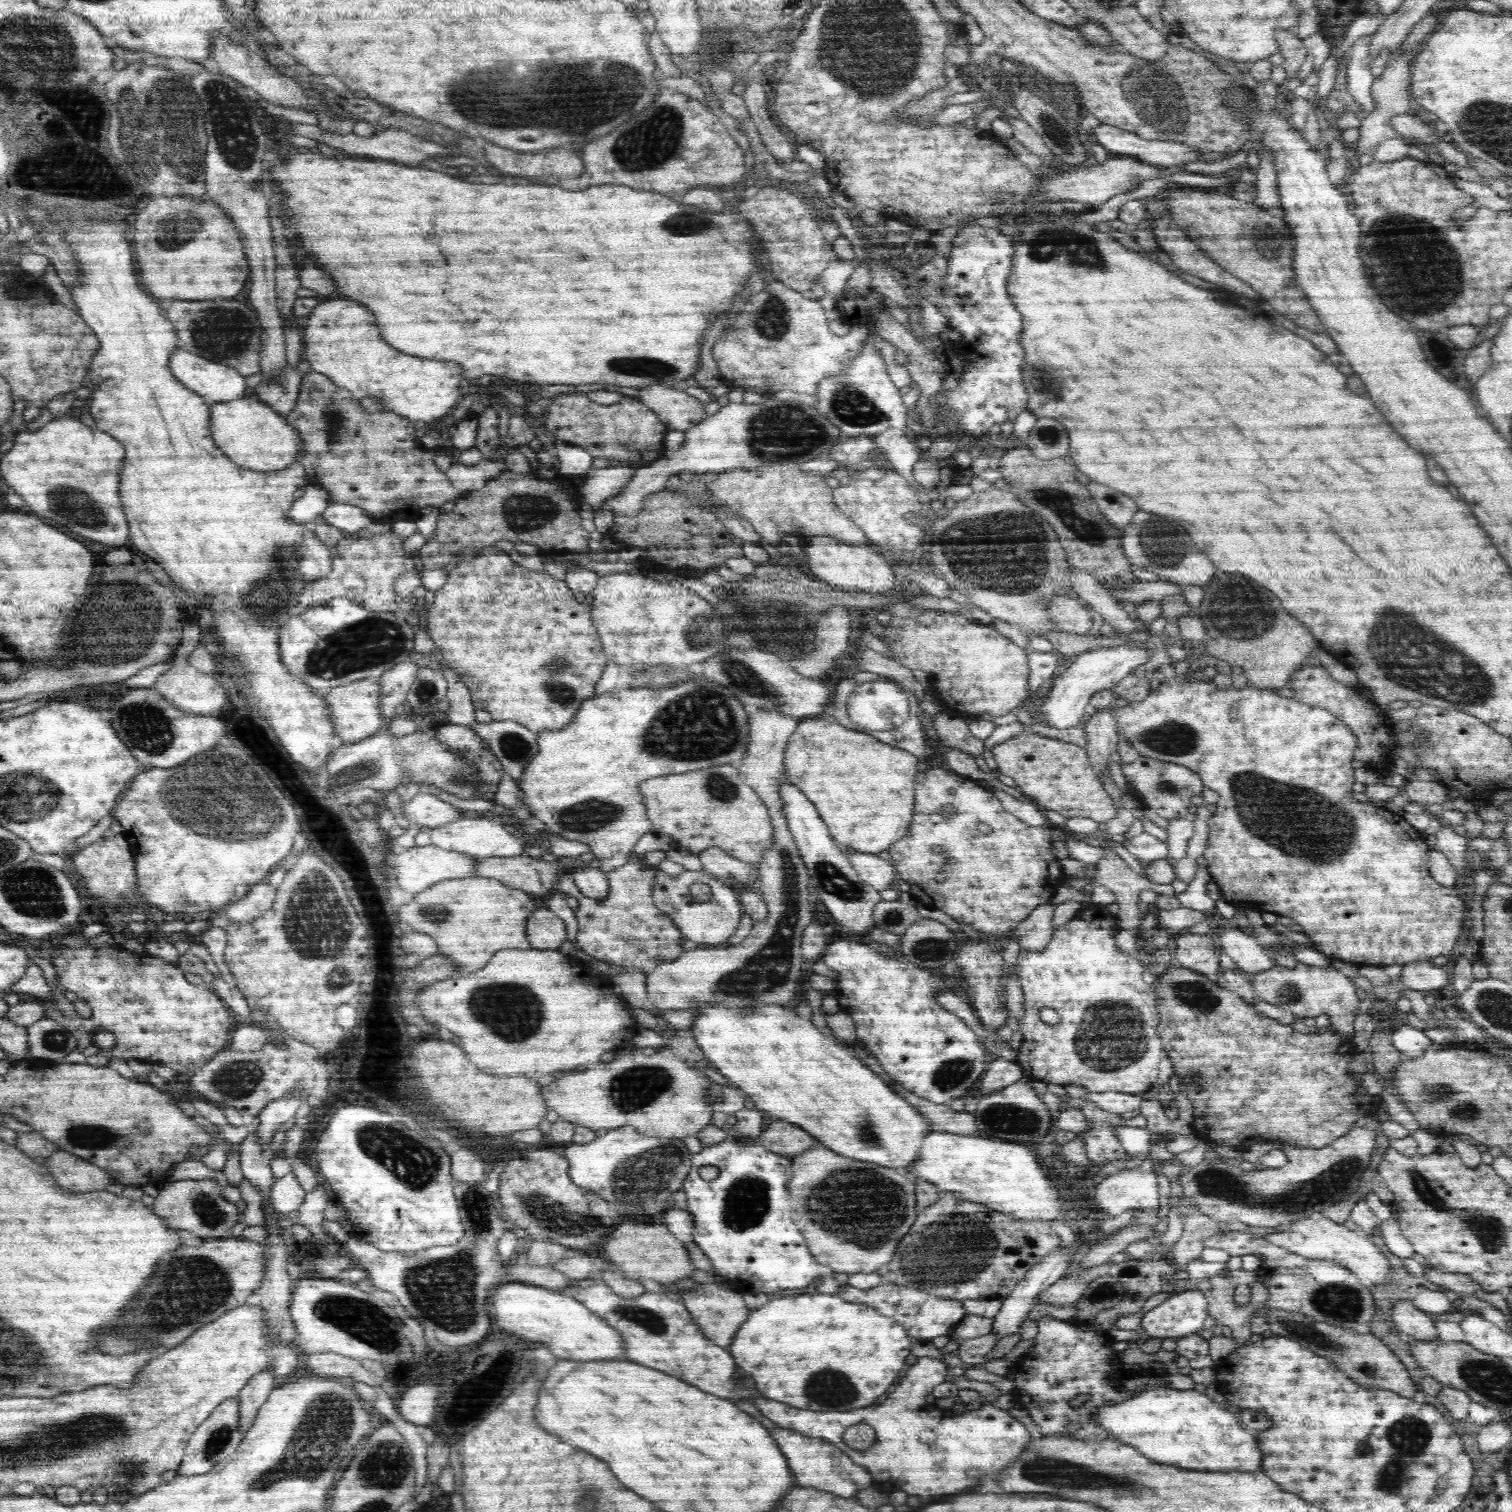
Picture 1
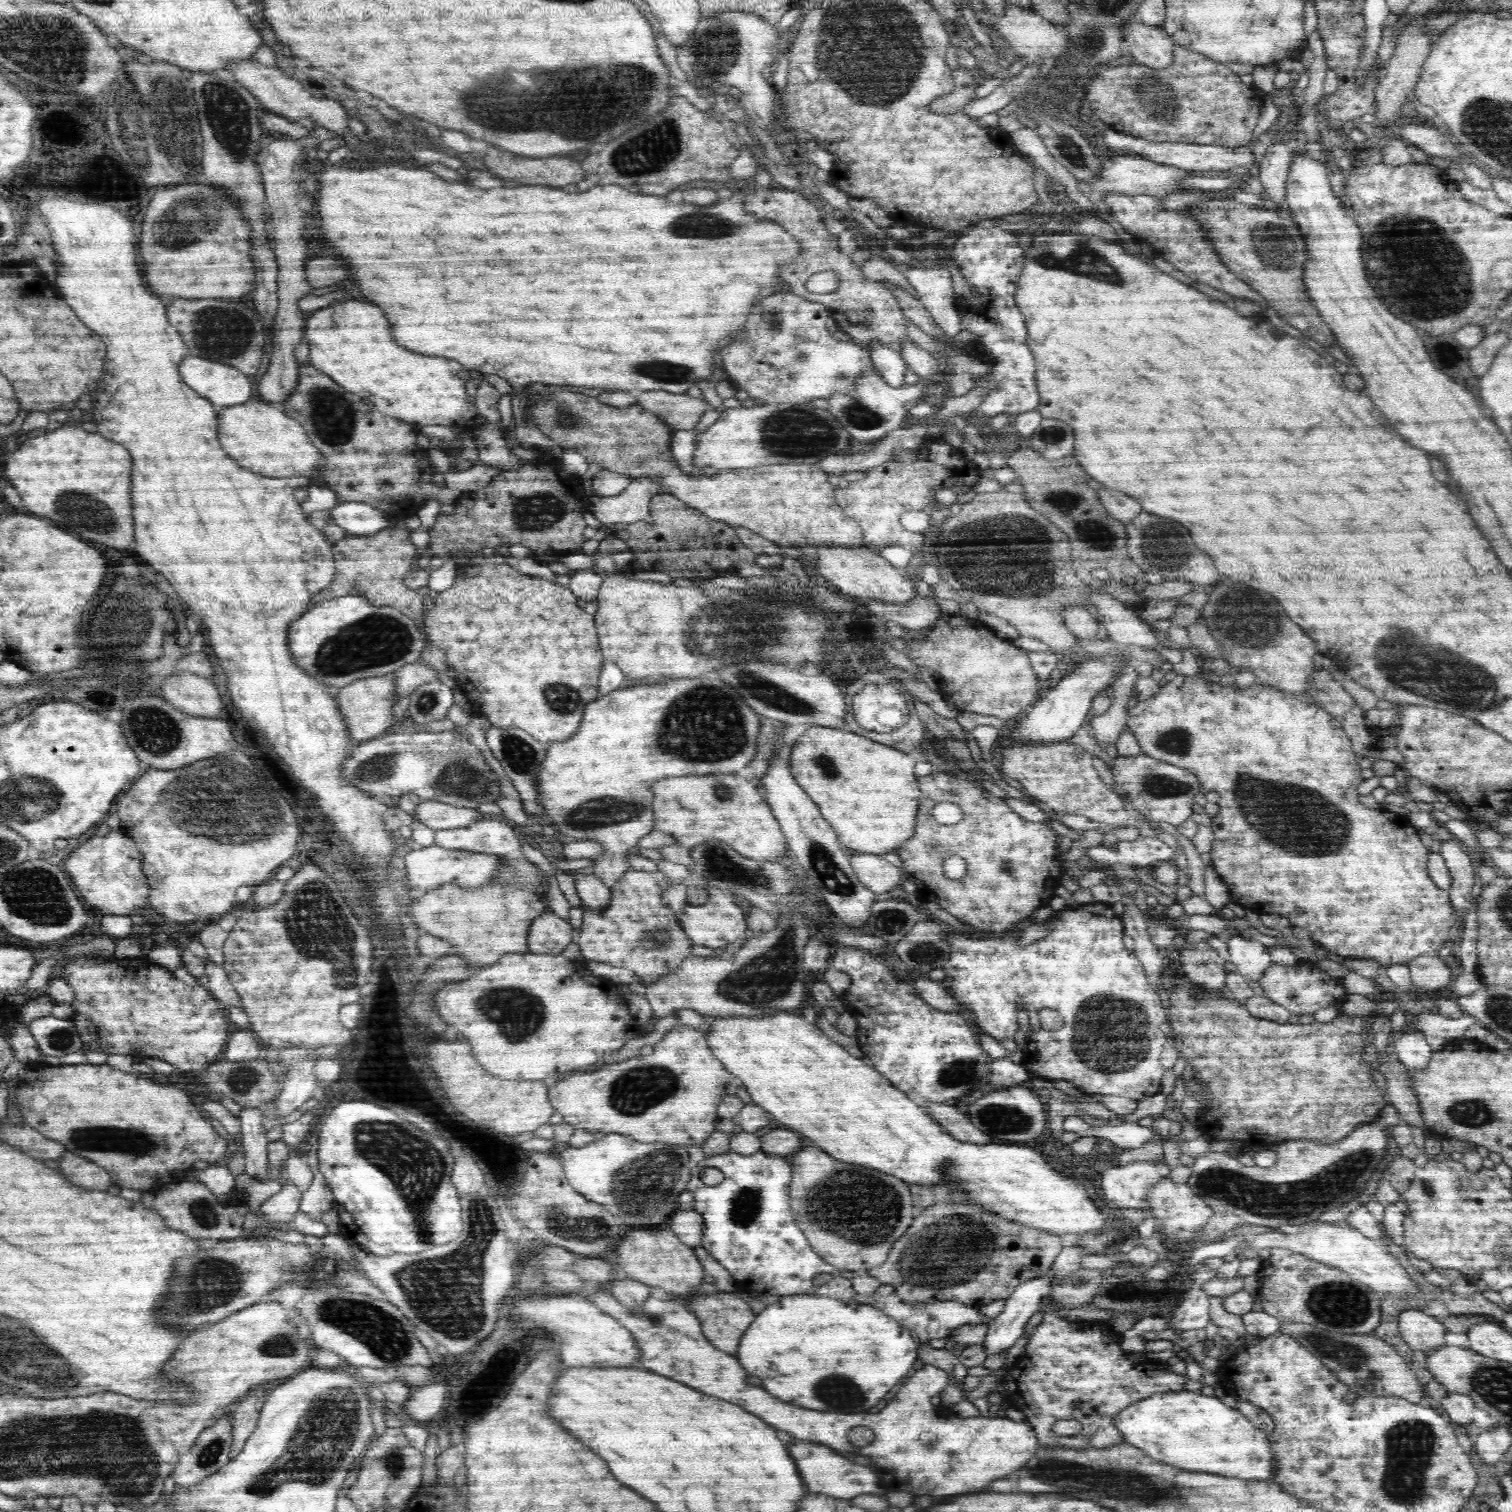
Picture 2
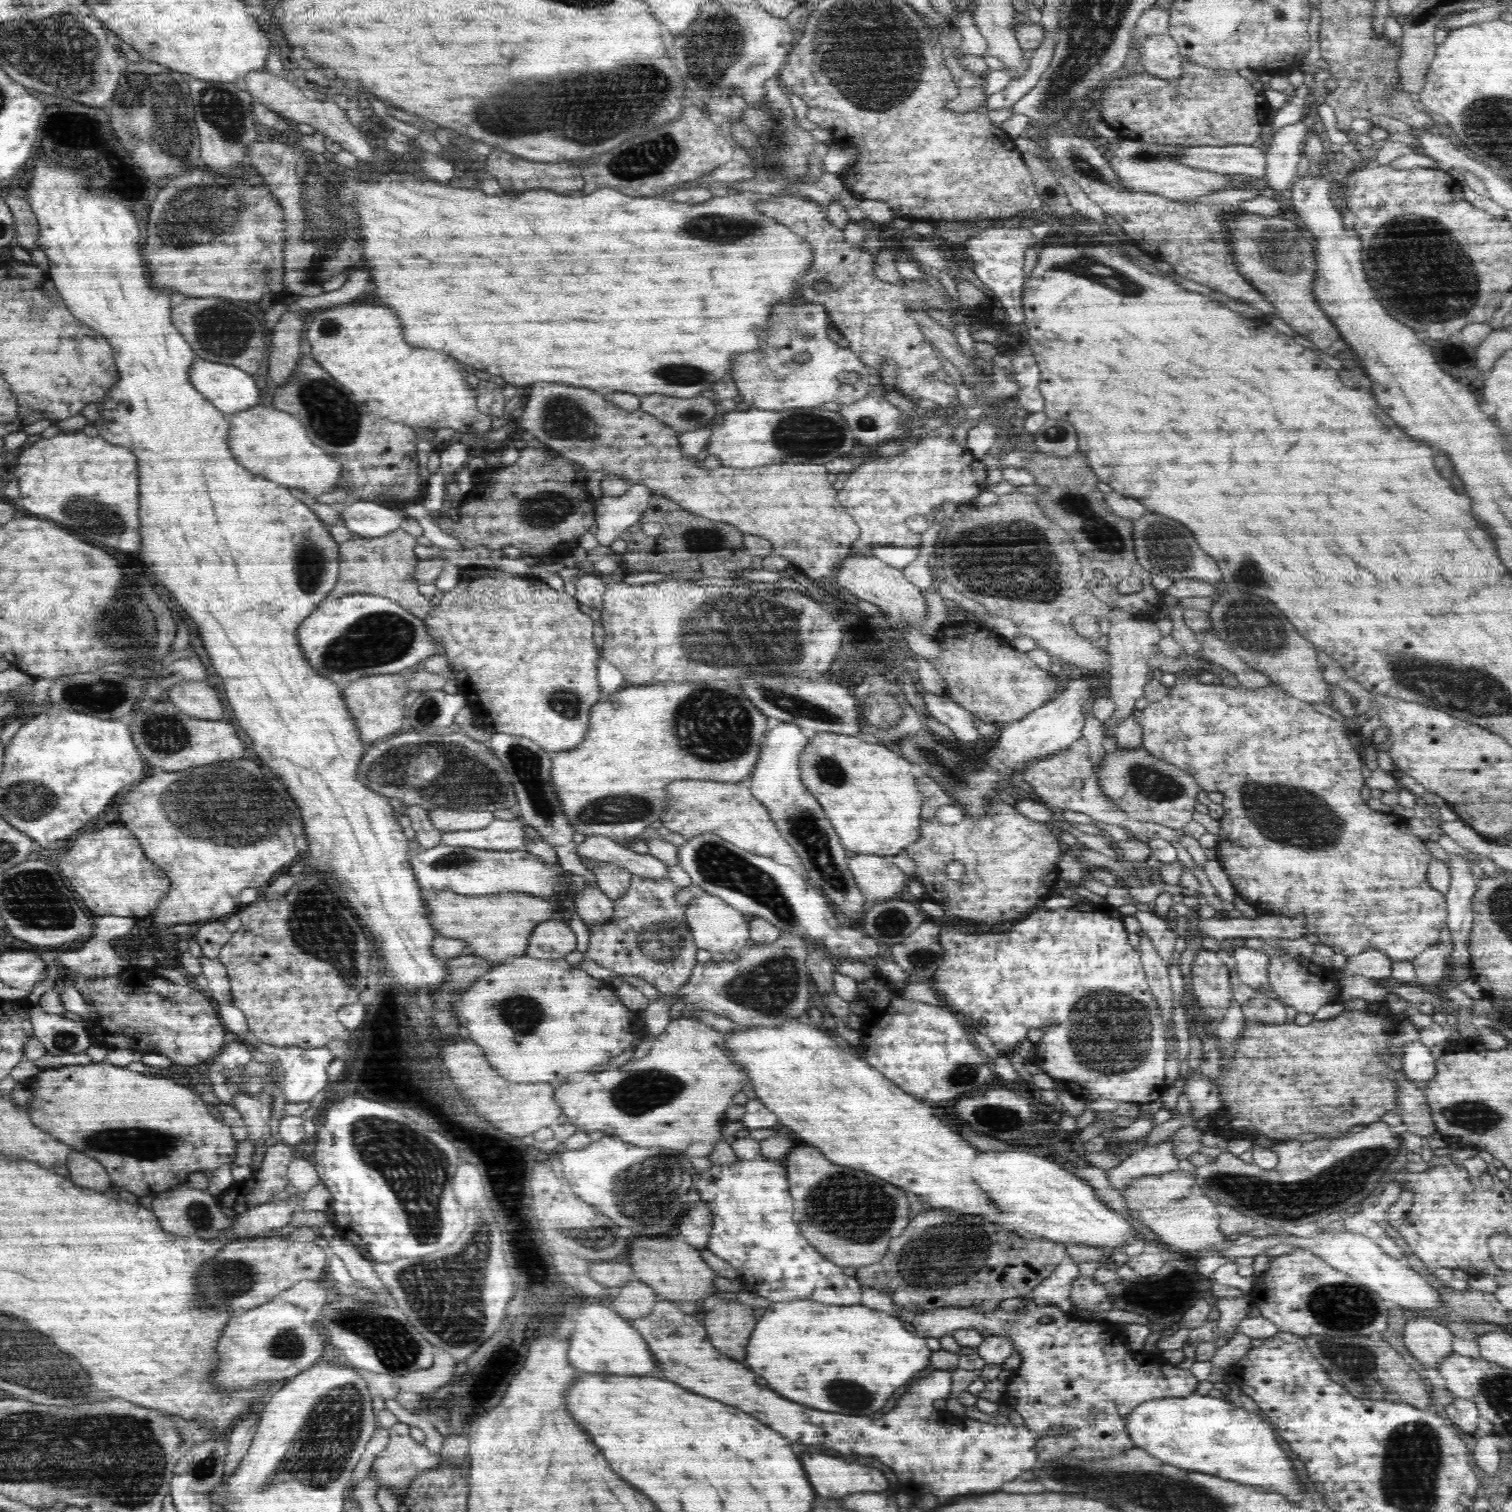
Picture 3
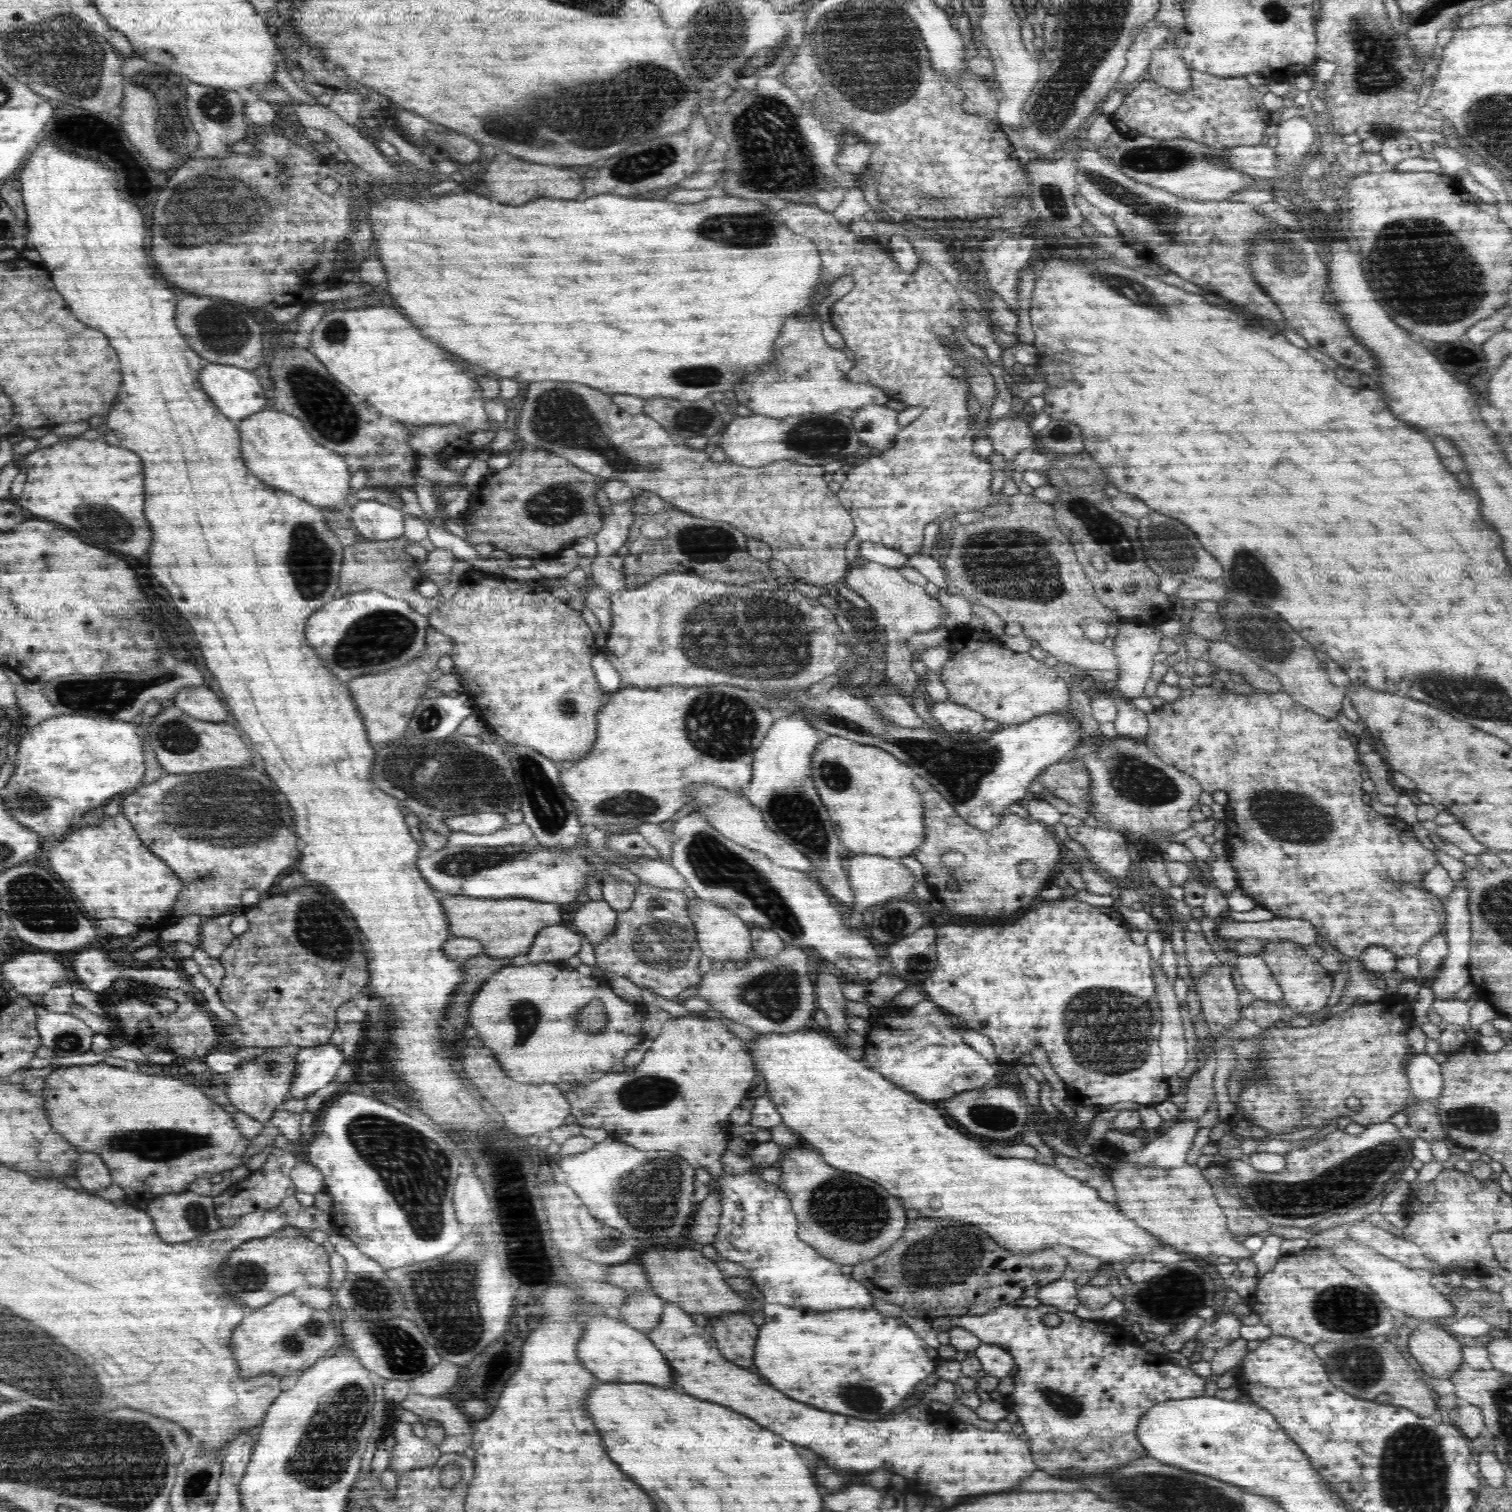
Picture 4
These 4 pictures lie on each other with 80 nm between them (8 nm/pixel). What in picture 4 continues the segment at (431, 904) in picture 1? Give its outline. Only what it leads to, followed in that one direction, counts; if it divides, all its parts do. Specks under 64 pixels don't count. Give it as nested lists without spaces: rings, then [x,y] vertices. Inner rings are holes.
[[[440,895],[441,910],[443,916],[450,924],[448,932],[454,936],[466,936],[480,940],[480,946],[483,948],[483,954],[488,957],[514,958],[526,957],[530,946],[534,944],[536,934],[544,926],[552,924],[561,924],[562,914],[560,905],[550,902],[540,902],[530,898],[474,898],[464,895],[447,895],[445,899]]]

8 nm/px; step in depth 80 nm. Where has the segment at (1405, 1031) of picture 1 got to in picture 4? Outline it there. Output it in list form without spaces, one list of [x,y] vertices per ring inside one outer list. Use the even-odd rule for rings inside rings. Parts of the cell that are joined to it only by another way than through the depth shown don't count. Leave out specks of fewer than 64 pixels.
[[[1412,1052],[1406,1066],[1410,1079],[1411,1091],[1415,1100],[1437,1102],[1437,1096],[1442,1088],[1440,1063],[1434,1061],[1429,1054]]]

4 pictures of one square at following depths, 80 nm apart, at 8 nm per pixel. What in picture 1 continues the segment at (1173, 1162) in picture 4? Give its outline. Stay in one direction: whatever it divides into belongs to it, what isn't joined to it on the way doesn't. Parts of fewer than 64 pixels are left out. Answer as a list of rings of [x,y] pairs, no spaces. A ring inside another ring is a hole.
[[[1145,1164],[1106,1176],[1096,1186],[1095,1216],[1118,1217],[1127,1210],[1159,1212],[1157,1174]]]

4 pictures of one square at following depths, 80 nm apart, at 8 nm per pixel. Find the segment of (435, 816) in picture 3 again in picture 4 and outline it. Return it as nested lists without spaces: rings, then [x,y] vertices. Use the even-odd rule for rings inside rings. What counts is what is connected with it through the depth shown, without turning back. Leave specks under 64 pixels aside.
[[[476,813],[448,815],[443,818],[443,824],[454,831],[467,831],[469,834],[485,834],[494,832],[507,823],[504,815],[498,813]]]

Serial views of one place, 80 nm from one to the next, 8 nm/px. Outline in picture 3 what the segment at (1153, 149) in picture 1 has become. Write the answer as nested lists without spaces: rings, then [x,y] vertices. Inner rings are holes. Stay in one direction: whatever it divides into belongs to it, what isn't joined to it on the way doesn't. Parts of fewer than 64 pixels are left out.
[[[1228,145],[1228,146],[1184,146],[1182,154],[1176,156],[1178,161],[1192,168],[1200,168],[1210,172],[1217,172],[1233,176],[1247,175],[1252,178],[1262,178],[1266,176],[1266,151],[1263,152],[1253,145]]]

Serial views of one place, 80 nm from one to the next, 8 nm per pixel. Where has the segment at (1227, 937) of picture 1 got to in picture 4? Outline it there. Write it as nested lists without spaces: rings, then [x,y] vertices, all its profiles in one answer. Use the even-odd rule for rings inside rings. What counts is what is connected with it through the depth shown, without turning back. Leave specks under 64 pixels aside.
[[[1259,954],[1239,955],[1235,967],[1240,973],[1244,987],[1256,999],[1267,1000],[1274,1004],[1280,1004],[1284,1000],[1284,997],[1281,996],[1280,986],[1277,986],[1271,970]]]

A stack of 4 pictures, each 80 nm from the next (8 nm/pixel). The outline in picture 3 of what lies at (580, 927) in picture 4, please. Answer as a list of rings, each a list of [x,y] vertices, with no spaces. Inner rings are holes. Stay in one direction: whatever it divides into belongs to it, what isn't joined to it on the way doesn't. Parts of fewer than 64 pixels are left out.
[[[585,885],[583,891],[574,891],[576,896],[575,912],[584,924],[608,922],[613,916],[614,901],[608,898],[599,887],[592,888]]]

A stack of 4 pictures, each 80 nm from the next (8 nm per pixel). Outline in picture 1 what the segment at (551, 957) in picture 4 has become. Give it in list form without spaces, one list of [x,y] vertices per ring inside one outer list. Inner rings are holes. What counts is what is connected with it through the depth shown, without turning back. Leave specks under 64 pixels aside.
[[[539,904],[526,920],[529,948],[557,950],[566,942],[566,924],[547,905]]]

